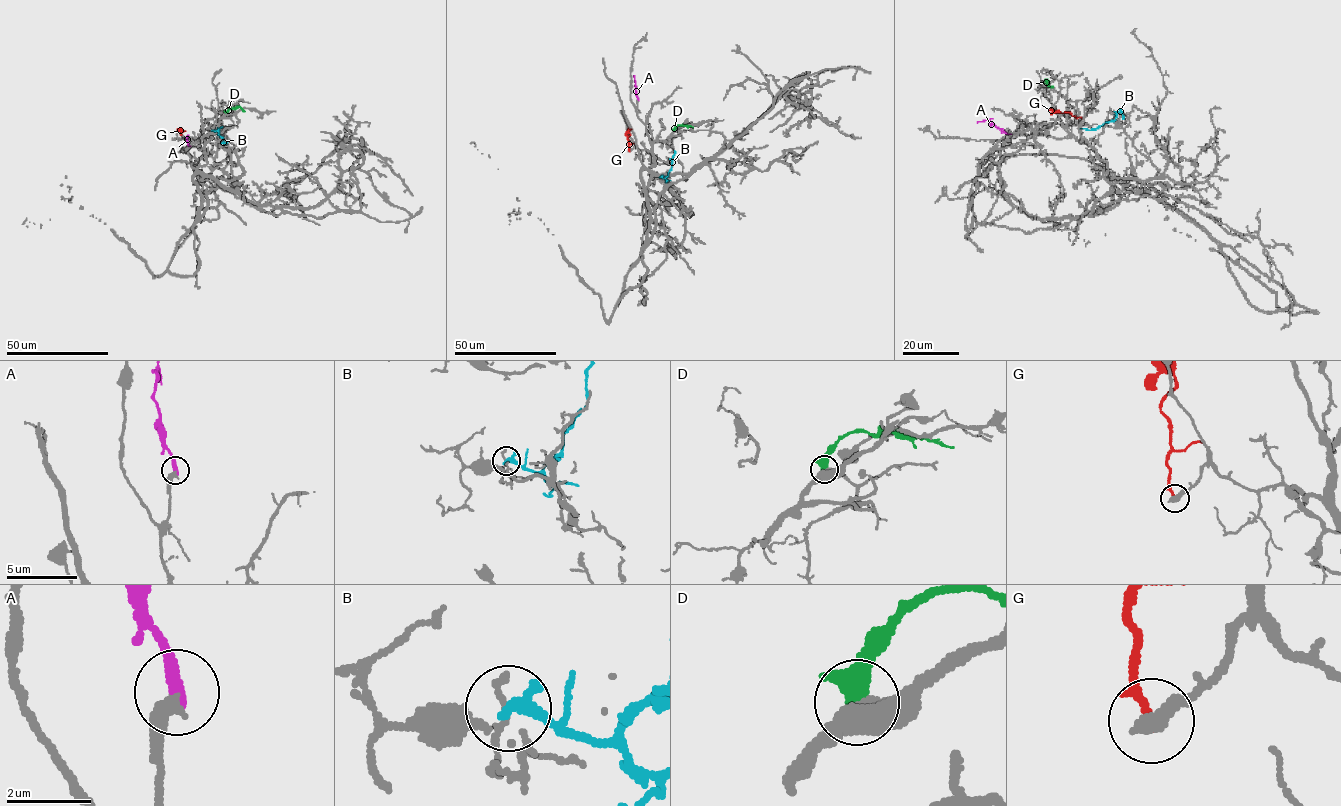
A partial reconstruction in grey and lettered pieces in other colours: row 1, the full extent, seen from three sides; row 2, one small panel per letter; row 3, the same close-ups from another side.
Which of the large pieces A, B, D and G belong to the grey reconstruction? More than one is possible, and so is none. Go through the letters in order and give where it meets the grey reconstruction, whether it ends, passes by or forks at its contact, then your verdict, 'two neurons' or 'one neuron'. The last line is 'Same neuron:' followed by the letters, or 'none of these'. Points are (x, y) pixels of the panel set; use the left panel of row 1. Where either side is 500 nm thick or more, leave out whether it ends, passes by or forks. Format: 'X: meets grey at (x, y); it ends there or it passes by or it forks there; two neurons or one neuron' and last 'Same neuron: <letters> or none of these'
A: meets grey at (190, 146); it ends there; one neuron
B: meets grey at (211, 130); it ends there; two neurons
D: meets grey at (226, 112); two neurons
G: meets grey at (181, 134); it ends there; two neurons
Same neuron: A

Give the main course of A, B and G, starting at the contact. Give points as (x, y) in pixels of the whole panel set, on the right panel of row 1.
A: (1010, 133), (988, 120), (977, 122)
B: (1116, 112), (1114, 120), (1091, 130), (1079, 129)
G: (1081, 118), (1070, 112), (1051, 114)

